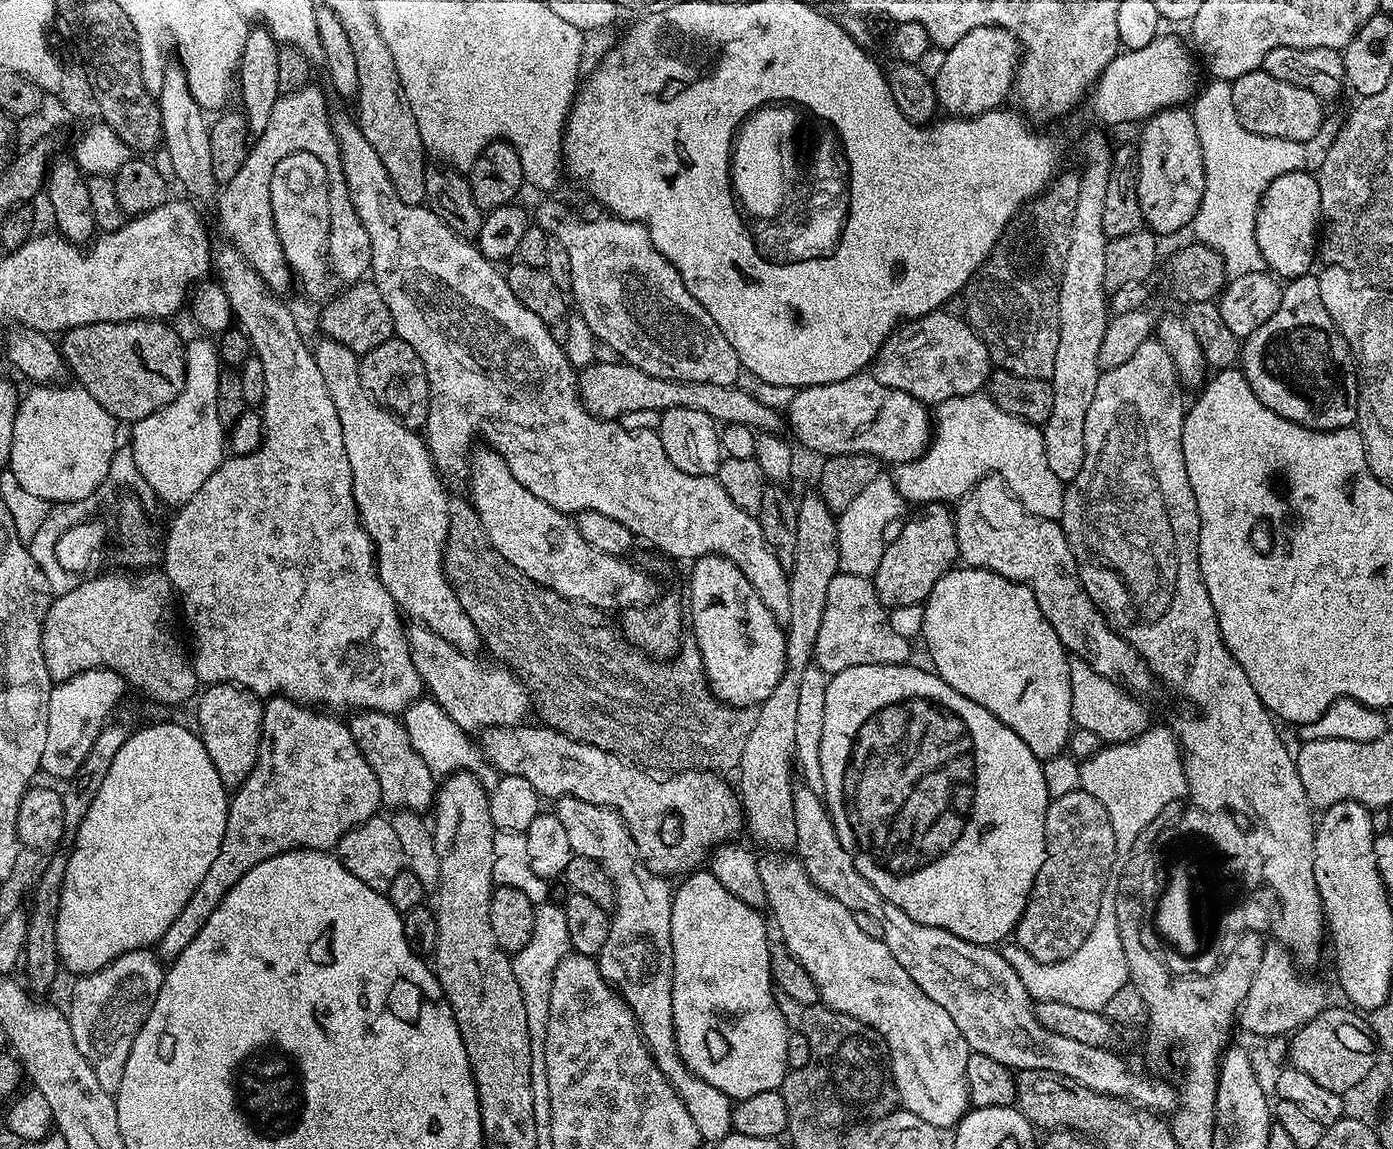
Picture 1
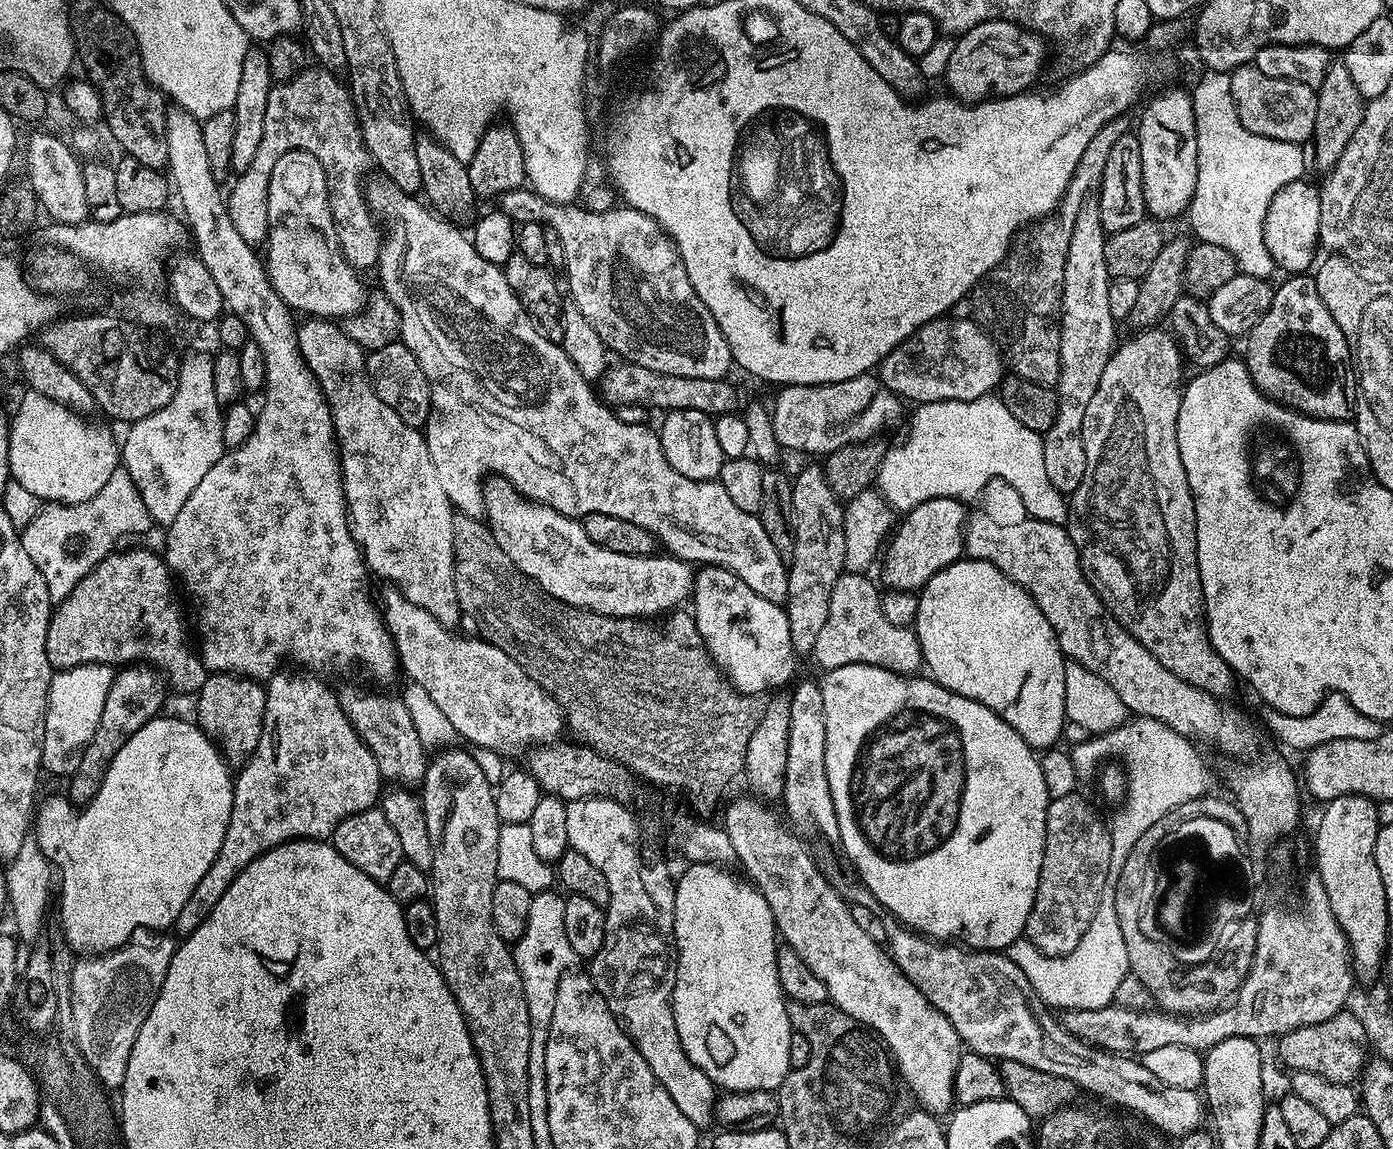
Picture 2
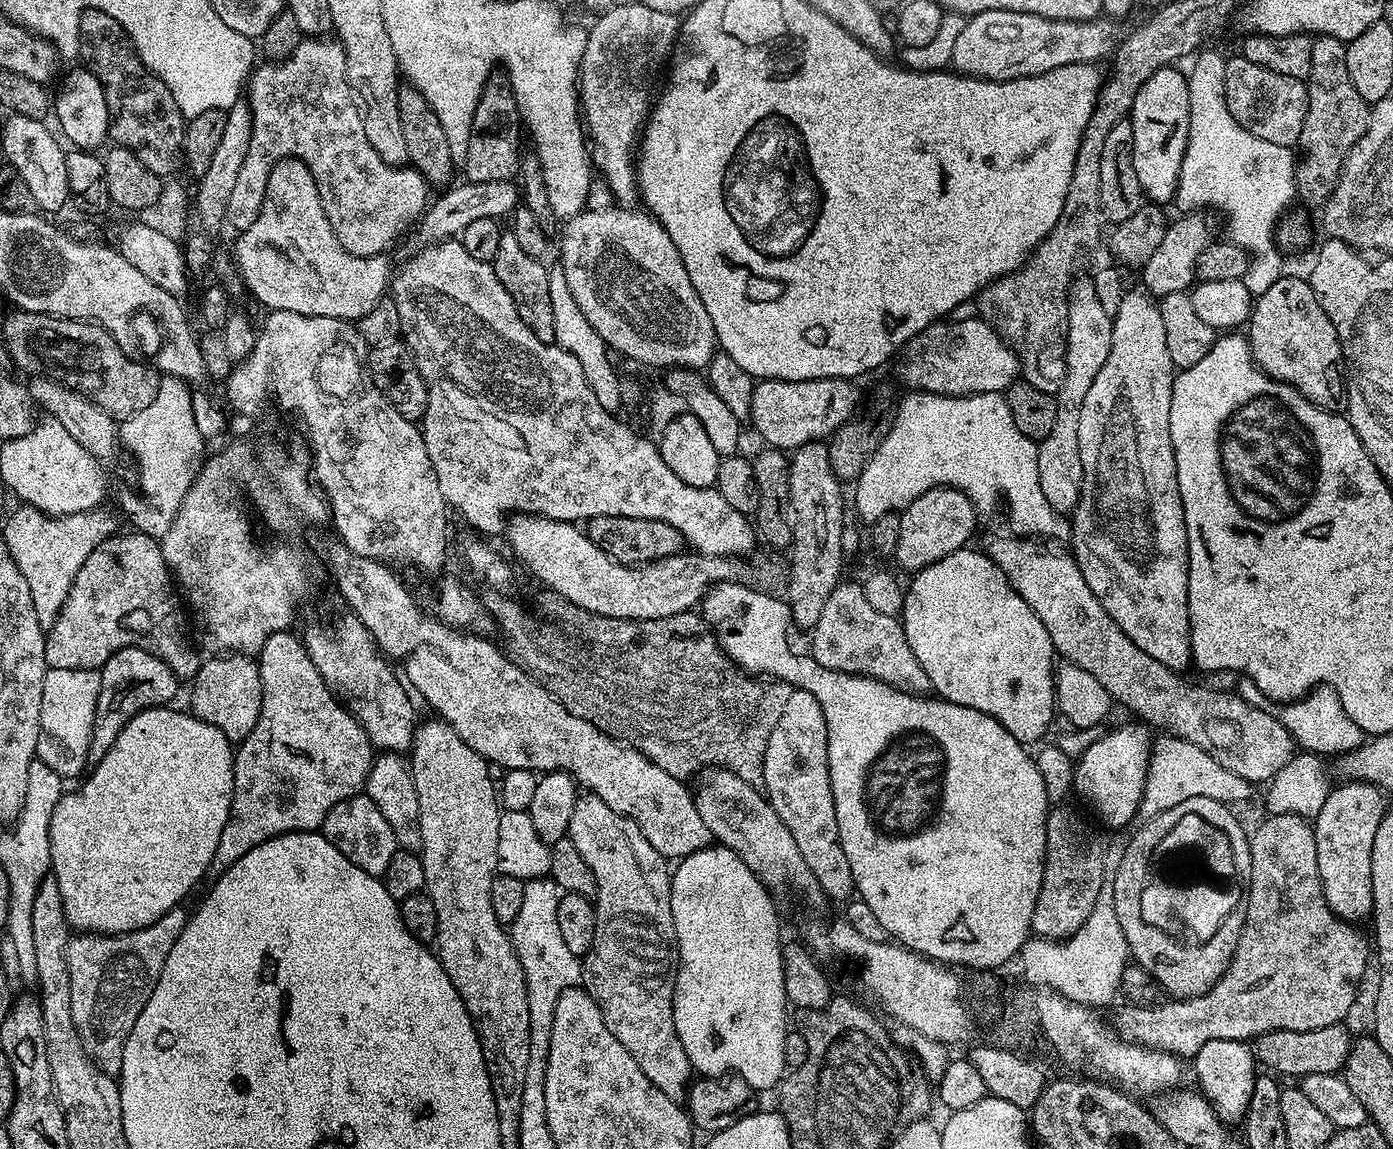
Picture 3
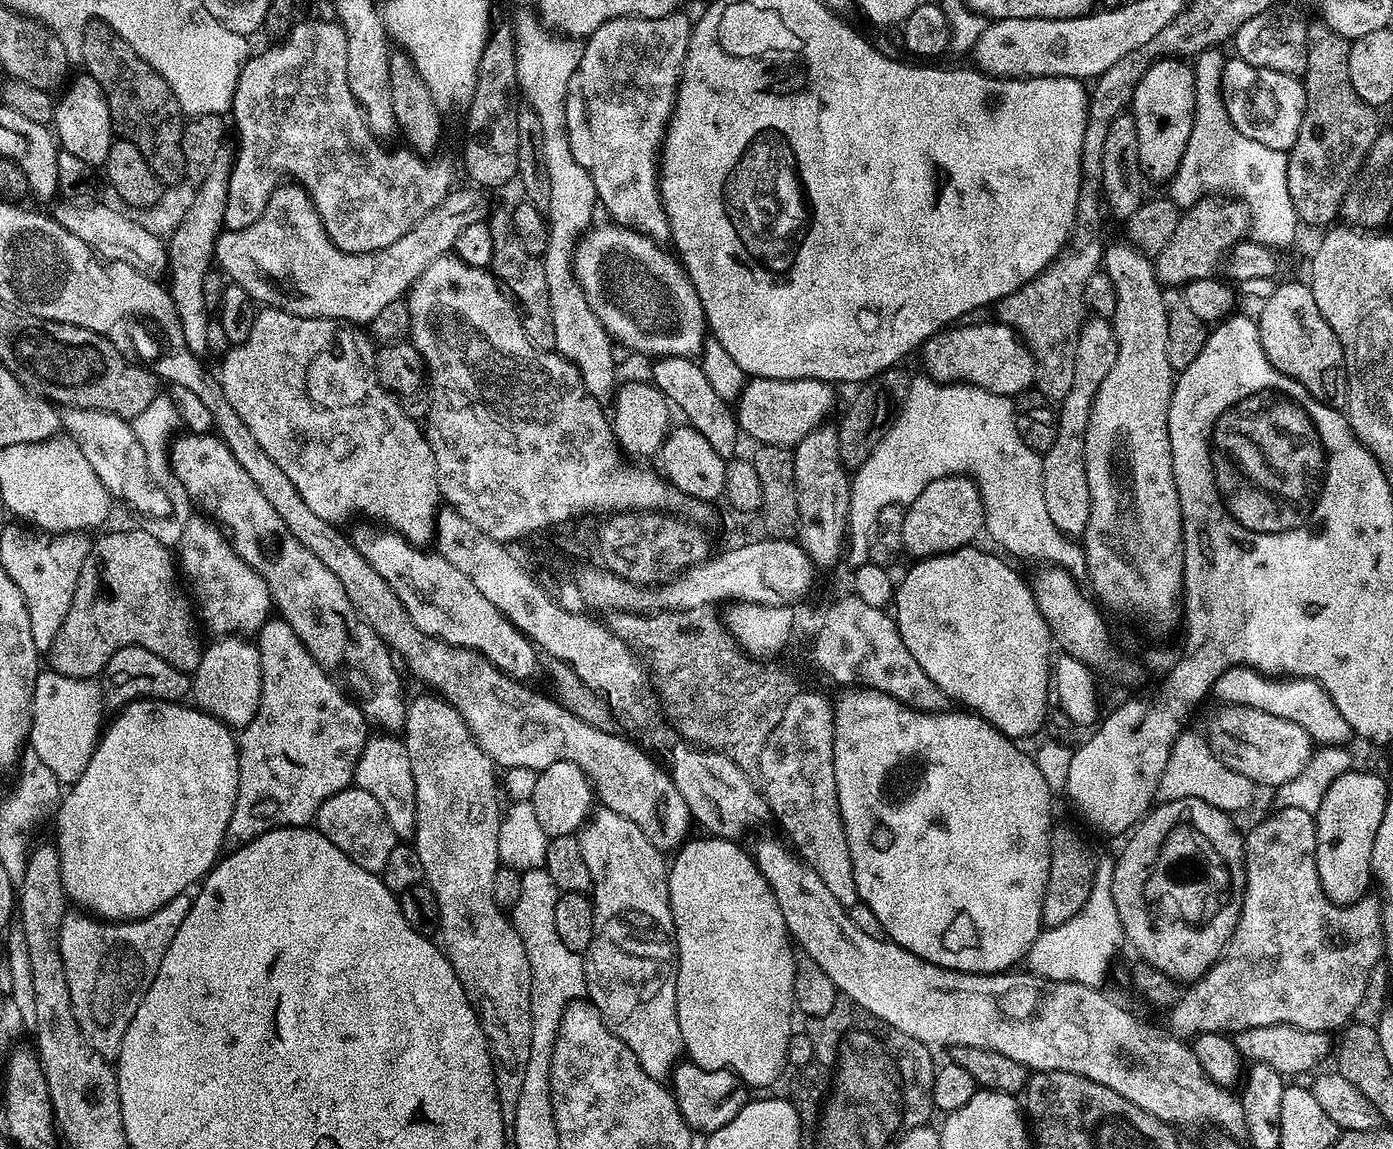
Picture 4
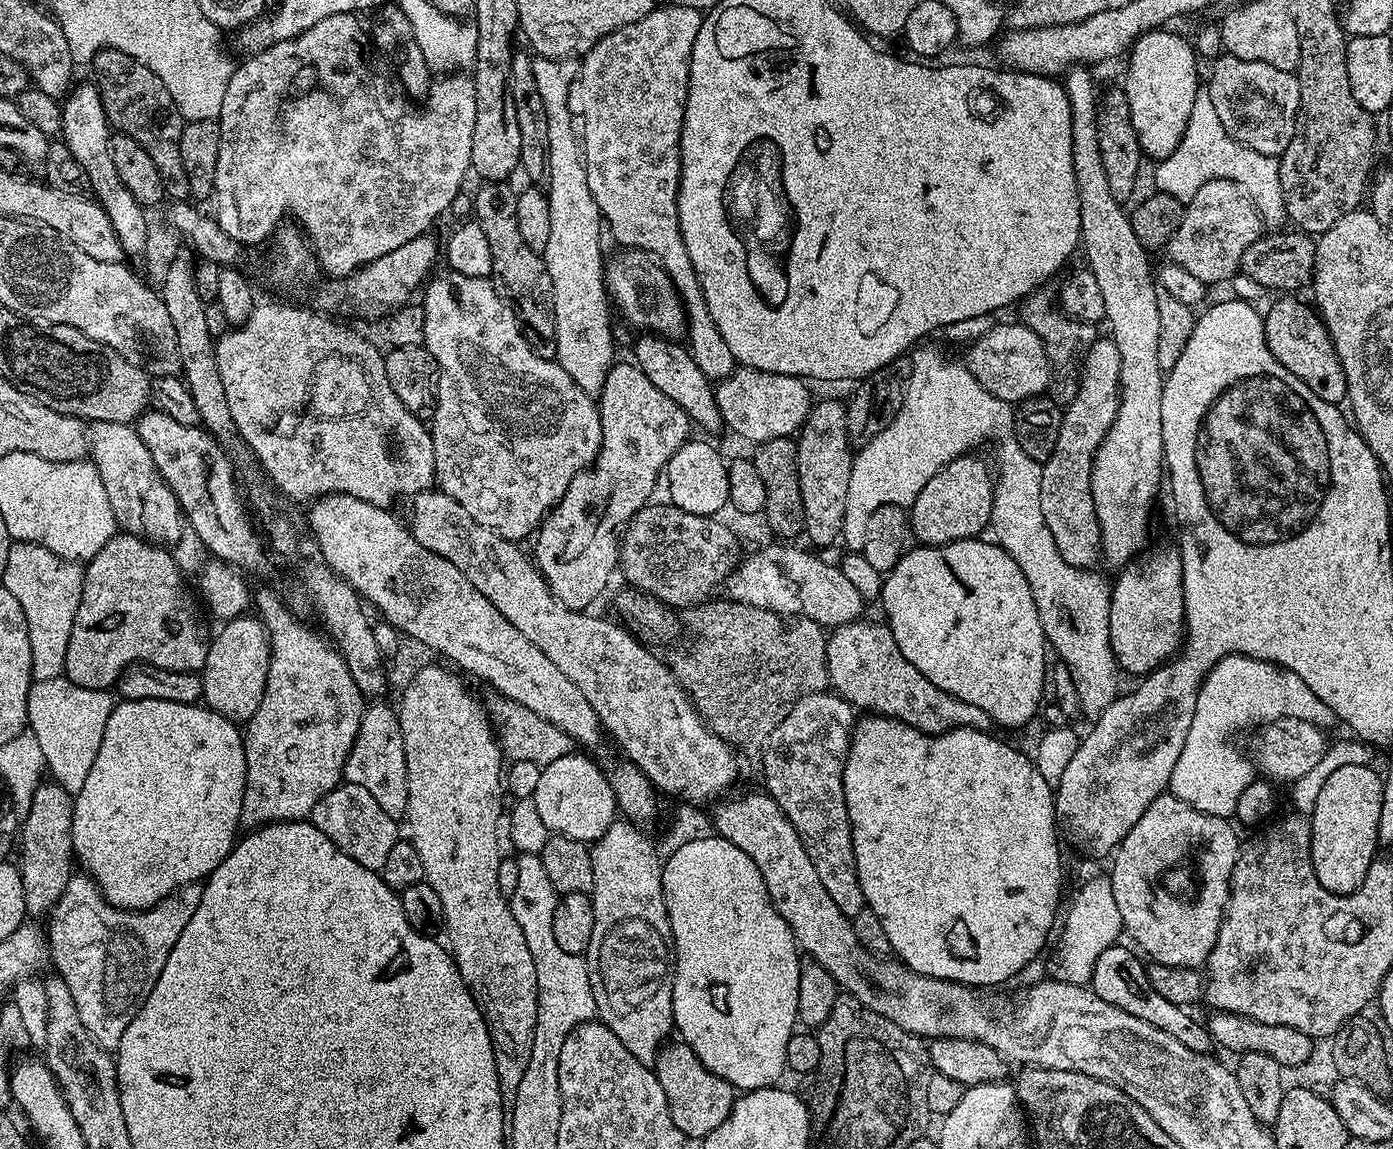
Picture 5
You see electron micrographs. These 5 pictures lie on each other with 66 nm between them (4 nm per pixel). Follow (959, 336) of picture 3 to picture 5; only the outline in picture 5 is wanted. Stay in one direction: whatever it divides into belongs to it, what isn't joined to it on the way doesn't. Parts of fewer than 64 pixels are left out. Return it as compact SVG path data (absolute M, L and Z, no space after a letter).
M998 322L982 338L967 345L966 363L970 374L994 398L1005 400L1007 404L1019 405L1022 400L1033 400L1036 396L1045 395L1052 382L1052 363L1044 349L1042 338L1034 334L1022 322L1004 324Z

